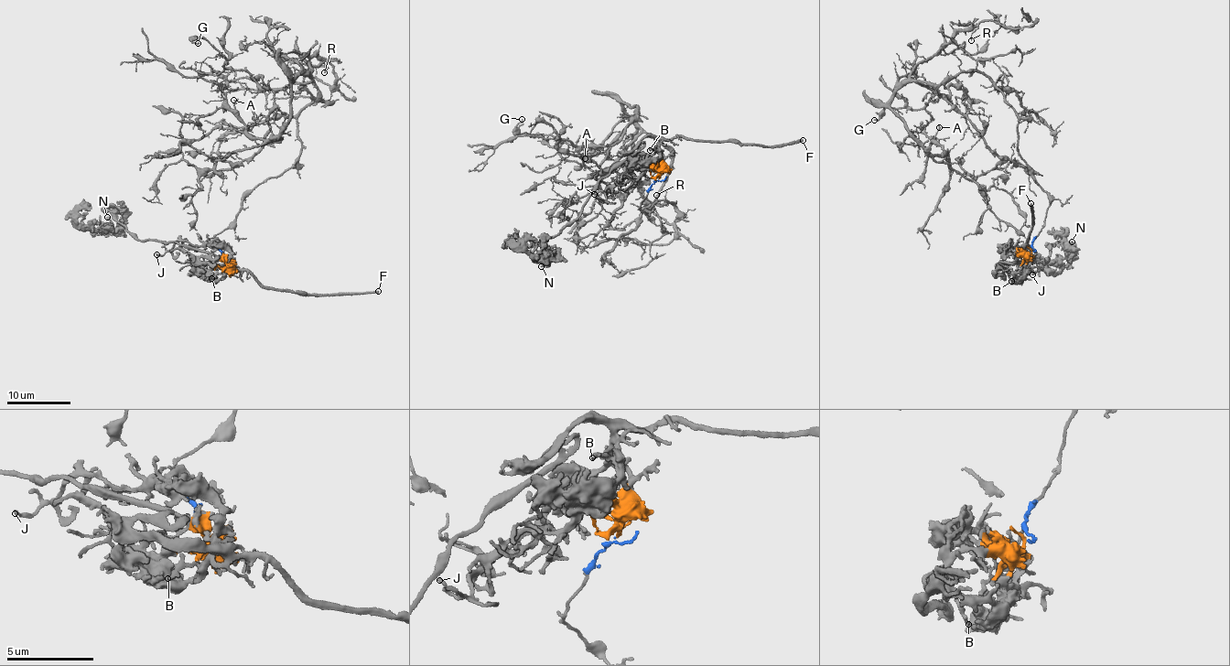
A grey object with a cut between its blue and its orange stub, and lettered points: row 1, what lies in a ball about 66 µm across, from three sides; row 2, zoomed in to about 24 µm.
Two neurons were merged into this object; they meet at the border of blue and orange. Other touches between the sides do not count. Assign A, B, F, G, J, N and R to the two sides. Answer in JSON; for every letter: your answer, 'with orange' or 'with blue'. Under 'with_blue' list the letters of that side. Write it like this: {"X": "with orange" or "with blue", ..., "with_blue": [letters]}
{"A": "with blue", "B": "with orange", "F": "with orange", "G": "with blue", "J": "with orange", "N": "with orange", "R": "with blue", "with_blue": ["A", "G", "R"]}

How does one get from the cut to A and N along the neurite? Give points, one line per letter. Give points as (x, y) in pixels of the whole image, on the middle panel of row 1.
A: (658, 178), (647, 219), (660, 200), (675, 207), (656, 203), (672, 160), (624, 101), (635, 119), (585, 159)
N: (658, 178), (663, 156), (646, 136), (603, 177), (581, 214), (534, 250), (534, 259), (555, 256), (541, 266)

